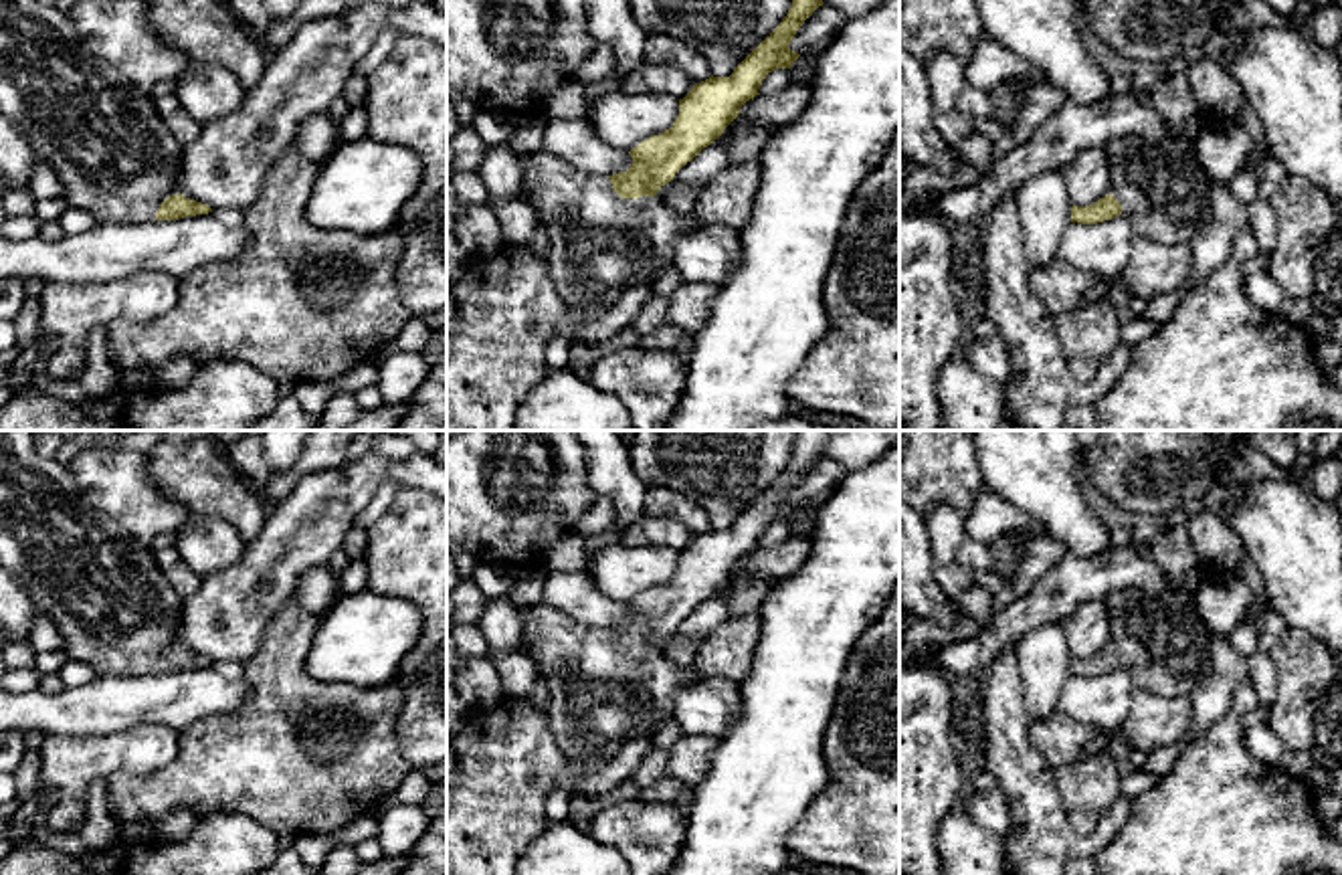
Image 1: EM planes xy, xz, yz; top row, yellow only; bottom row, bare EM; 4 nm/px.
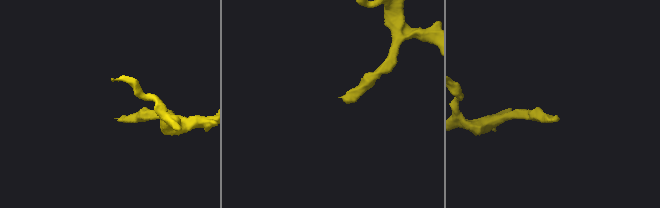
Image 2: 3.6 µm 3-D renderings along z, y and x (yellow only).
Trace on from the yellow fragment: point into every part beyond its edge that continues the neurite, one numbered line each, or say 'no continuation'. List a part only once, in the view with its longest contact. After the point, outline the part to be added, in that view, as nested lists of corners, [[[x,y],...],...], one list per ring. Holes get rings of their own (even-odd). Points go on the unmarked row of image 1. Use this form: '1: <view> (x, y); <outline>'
1: xz (601, 696); [[[546,602],[521,606],[519,616],[521,643],[552,693],[550,727],[584,770],[671,721],[675,691],[697,679],[657,649],[620,651],[608,628],[584,626]]]

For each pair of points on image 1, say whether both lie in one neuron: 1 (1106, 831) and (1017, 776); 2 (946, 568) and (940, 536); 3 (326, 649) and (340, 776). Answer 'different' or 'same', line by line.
1: same
2: same
3: different

